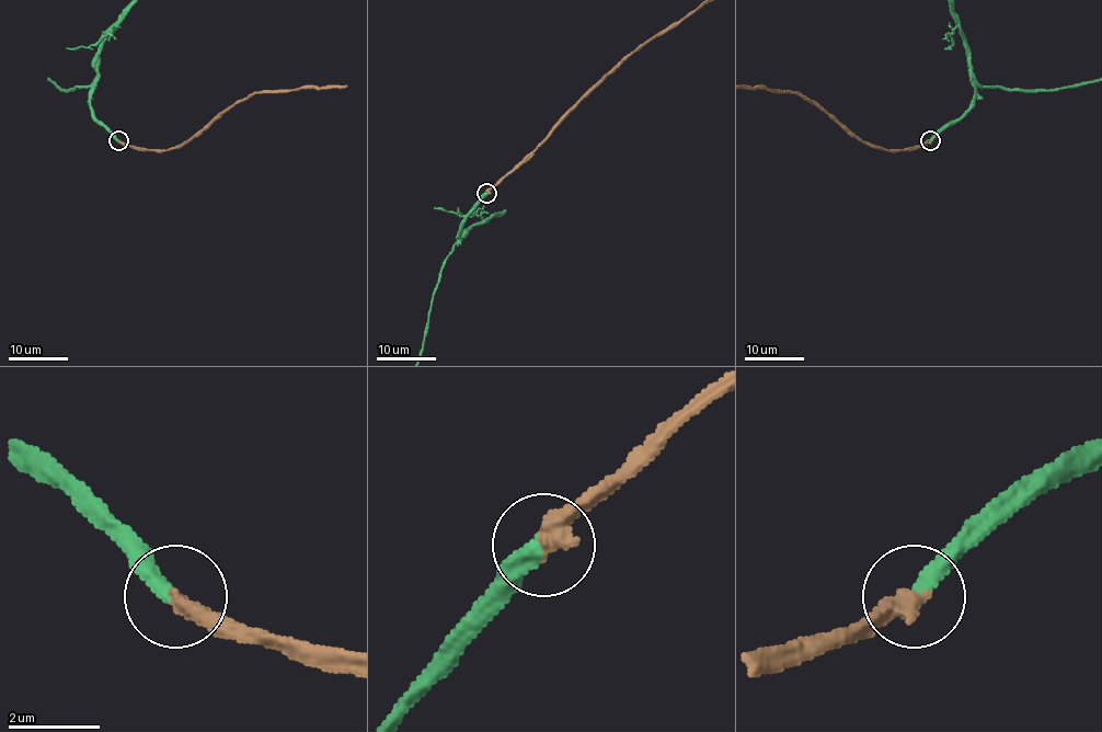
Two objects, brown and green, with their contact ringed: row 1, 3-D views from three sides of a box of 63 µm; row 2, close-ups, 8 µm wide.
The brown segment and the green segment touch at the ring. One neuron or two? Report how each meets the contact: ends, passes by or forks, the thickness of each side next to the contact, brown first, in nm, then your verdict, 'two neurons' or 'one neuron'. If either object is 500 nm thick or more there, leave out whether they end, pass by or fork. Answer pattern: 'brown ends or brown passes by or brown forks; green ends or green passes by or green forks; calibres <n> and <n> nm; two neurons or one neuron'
brown ends; green ends; calibres 440 and 360 nm; two neurons

